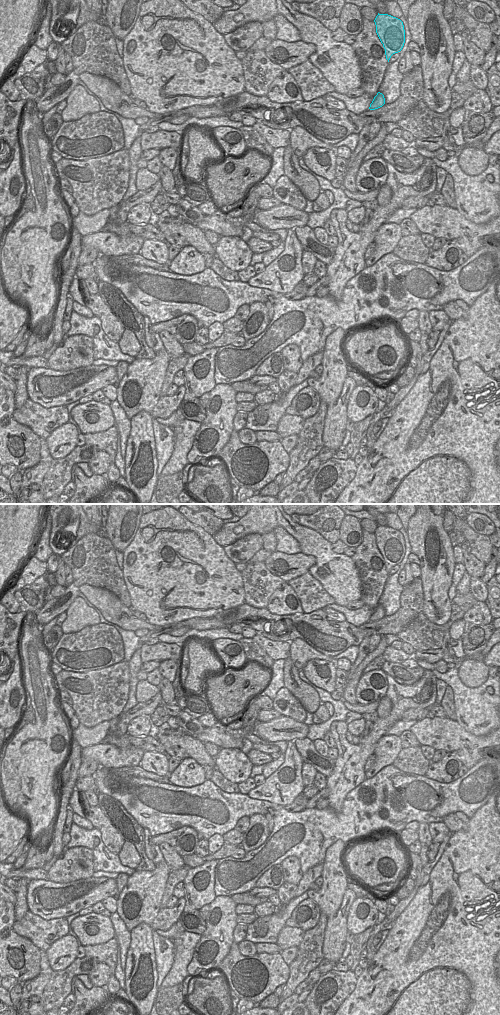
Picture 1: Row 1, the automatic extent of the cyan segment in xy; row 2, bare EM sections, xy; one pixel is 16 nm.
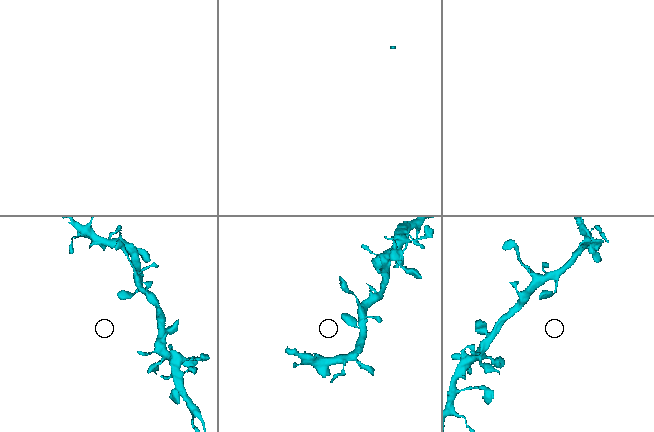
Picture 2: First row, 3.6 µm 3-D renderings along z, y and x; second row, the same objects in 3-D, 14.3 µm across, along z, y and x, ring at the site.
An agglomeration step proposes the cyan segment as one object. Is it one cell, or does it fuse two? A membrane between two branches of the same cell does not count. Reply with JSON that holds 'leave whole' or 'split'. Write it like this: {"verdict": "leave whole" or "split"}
{"verdict": "leave whole"}

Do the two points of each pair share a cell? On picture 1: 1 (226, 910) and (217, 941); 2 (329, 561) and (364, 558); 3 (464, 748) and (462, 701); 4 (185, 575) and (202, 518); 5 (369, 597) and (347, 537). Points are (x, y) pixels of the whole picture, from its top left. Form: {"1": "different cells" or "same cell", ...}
{"1": "same cell", "2": "different cells", "3": "different cells", "4": "different cells", "5": "different cells"}

